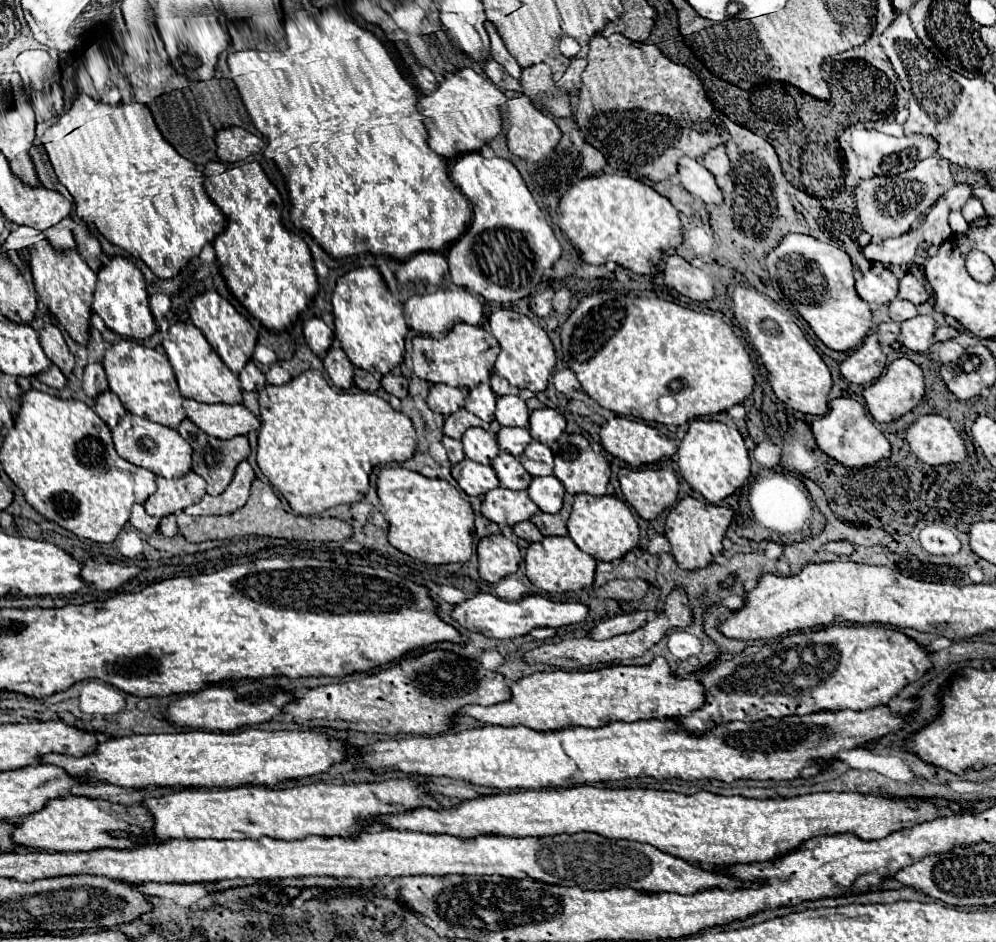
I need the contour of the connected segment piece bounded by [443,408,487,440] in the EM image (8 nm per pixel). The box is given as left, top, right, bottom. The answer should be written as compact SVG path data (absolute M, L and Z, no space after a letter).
M459 408L457 412L453 412L453 414L449 414L449 416L445 418L443 432L445 432L447 436L451 436L451 438L459 440L459 438L463 436L463 432L465 432L467 428L471 428L471 426L481 426L481 428L487 428L487 424L485 424L481 418L477 418L475 414L467 412L465 408Z

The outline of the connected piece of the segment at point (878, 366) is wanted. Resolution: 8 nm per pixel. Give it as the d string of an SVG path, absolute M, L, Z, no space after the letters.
M877 334L867 336L865 342L845 360L841 362L841 374L855 384L871 384L877 380L885 368L885 354L881 352Z

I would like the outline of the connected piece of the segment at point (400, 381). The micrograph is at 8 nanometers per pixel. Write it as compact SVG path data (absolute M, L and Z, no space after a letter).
M393 372L385 374L381 378L381 386L391 396L397 396L397 398L405 398L407 396L407 378L403 378L401 374L393 374Z

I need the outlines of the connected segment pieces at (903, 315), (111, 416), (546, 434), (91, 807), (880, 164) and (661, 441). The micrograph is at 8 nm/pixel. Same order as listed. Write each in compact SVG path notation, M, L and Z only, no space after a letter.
M891 300L889 302L889 316L895 320L895 322L903 322L903 320L909 320L917 314L917 308L909 302L909 300Z
M111 390L101 392L101 396L97 396L97 408L95 408L95 412L101 416L101 420L109 428L113 428L121 420L121 416L127 414L125 406L121 404L121 400Z
M553 408L533 410L529 418L529 432L541 444L553 444L565 430L565 418Z
M65 796L65 798L53 798L41 810L29 814L23 820L17 820L11 836L15 844L33 850L85 852L89 848L105 848L105 844L109 844L109 848L133 848L133 844L153 842L153 840L125 840L125 838L113 840L113 836L109 836L109 832L113 830L125 830L133 832L133 836L141 836L141 832L149 832L149 828L153 828L153 818L139 804L121 806L121 804L111 804L107 800Z
M867 130L865 136L857 140L855 154L867 160L875 176L895 176L913 168L919 160L935 156L937 146L937 140L925 134L895 138L877 130Z
M615 416L601 426L601 444L615 458L631 464L633 468L659 462L677 452L677 442L659 434L657 428Z

